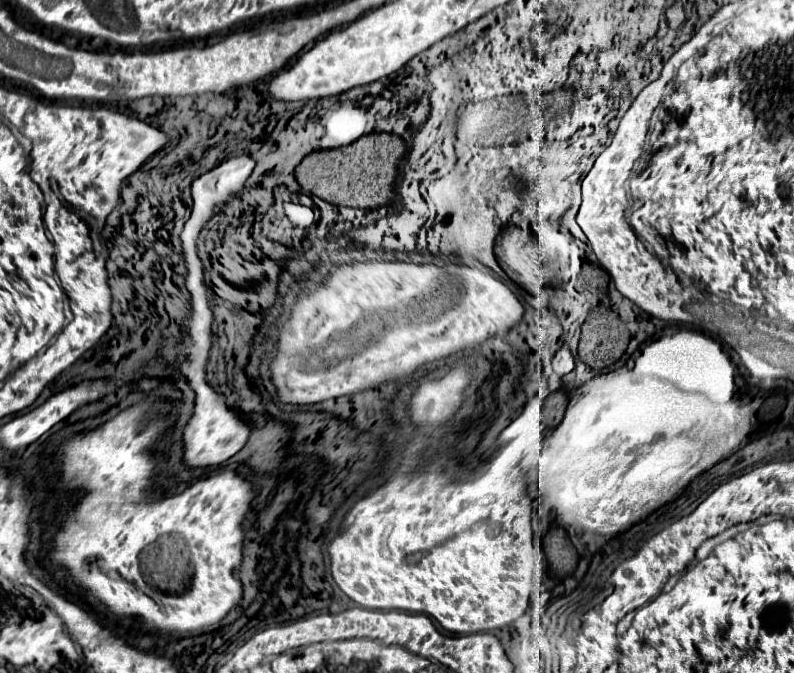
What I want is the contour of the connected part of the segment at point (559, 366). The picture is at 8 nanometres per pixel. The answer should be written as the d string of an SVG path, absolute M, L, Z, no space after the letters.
M565 344L565 346L559 348L559 352L557 352L555 358L553 358L553 372L555 372L557 376L565 376L565 374L569 374L573 368L575 368L573 356L571 356L571 352L569 352L569 346Z

